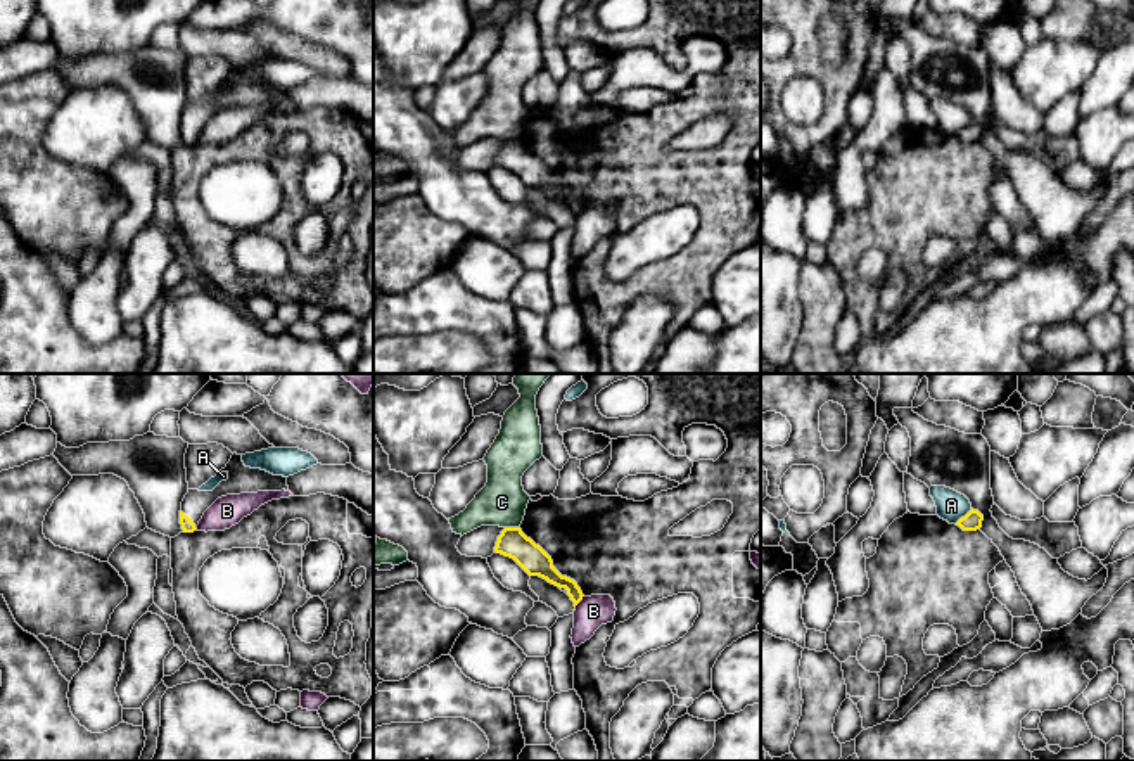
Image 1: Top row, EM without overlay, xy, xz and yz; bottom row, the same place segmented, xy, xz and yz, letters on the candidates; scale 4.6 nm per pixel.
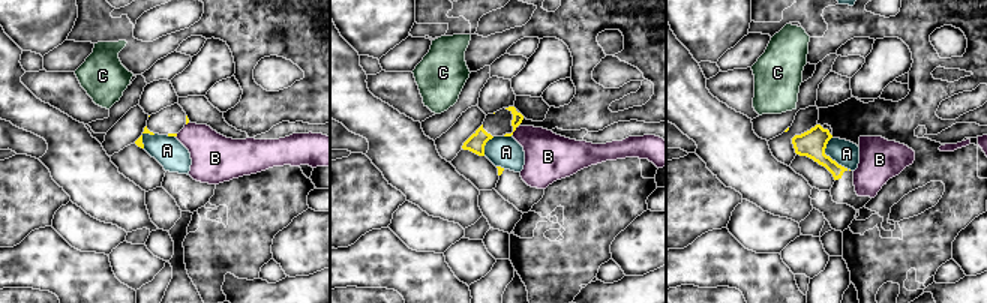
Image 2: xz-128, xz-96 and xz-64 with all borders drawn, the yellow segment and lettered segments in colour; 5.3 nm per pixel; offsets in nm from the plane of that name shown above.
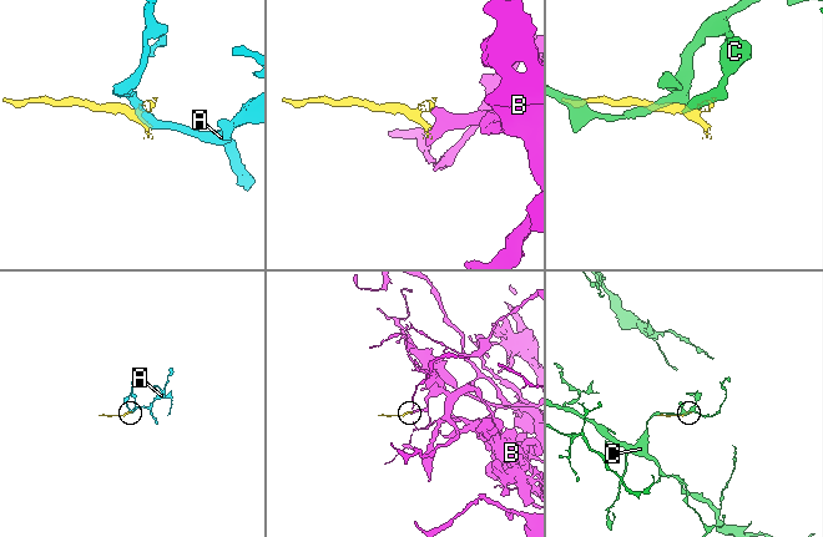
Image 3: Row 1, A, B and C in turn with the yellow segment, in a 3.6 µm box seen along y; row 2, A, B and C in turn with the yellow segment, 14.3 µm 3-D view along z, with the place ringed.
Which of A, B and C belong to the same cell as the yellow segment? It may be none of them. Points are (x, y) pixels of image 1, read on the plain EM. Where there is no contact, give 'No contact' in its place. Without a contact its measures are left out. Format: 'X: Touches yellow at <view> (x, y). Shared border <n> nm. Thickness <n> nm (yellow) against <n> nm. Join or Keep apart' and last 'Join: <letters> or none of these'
A: Touches yellow at yz (965, 128). Shared border 110 nm. Thickness 90 nm (yellow) against 140 nm. Keep apart
B: Touches yellow at xz (579, 213). Shared border 70 nm. Thickness 110 nm (yellow) against 150 nm. Keep apart
C: Touches yellow at xz (512, 140). Shared border 70 nm. Thickness 140 nm (yellow) against 220 nm. Keep apart
Join: none of these

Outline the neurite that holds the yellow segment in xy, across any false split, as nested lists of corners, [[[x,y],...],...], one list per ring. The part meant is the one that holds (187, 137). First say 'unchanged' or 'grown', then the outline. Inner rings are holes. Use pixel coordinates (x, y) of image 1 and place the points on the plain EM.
grown | [[[233,66],[225,81],[226,93],[221,93],[213,104],[188,102],[182,114],[180,137],[183,145],[194,145],[204,125],[221,109],[258,106],[258,104],[289,104],[287,90],[273,88],[261,81],[245,80],[242,67]]]

